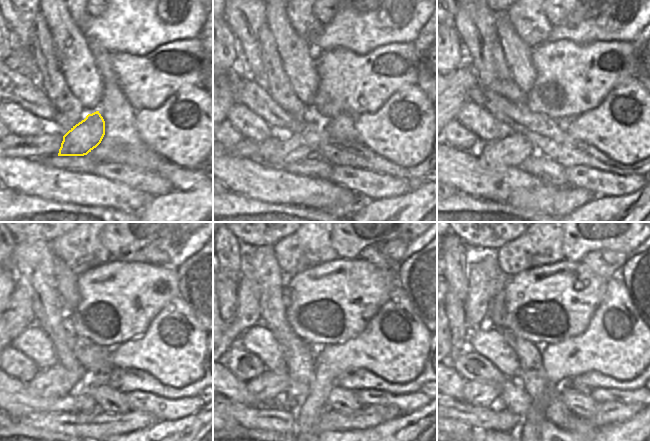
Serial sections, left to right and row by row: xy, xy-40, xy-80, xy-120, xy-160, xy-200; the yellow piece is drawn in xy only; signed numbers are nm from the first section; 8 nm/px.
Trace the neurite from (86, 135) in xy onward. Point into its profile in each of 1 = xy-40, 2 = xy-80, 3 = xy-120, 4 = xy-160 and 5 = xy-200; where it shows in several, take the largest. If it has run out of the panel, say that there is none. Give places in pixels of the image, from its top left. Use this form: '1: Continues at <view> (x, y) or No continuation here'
1: Continues at xy-40 (299, 146)
2: Continues at xy-80 (510, 152)
3: Continues at xy-120 (55, 381)
4: Continues at xy-160 (268, 388)
5: Continues at xy-200 (481, 394)

